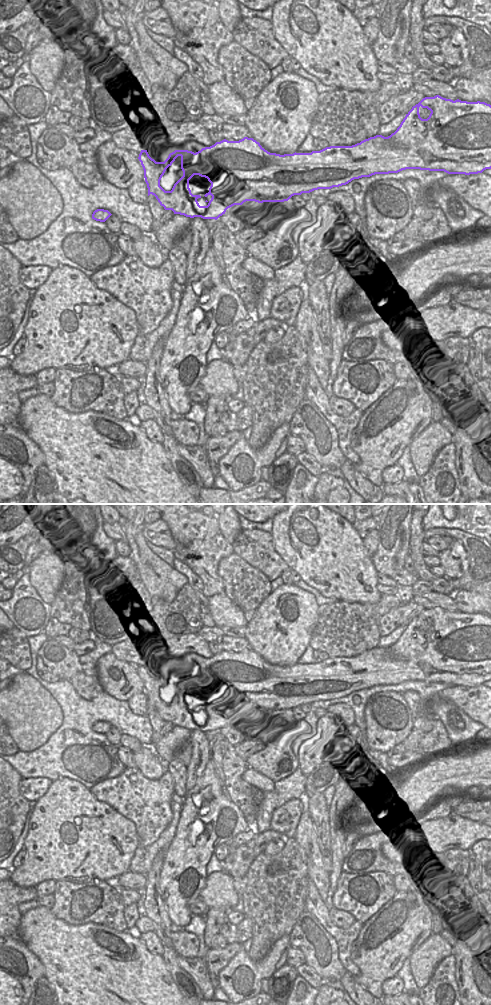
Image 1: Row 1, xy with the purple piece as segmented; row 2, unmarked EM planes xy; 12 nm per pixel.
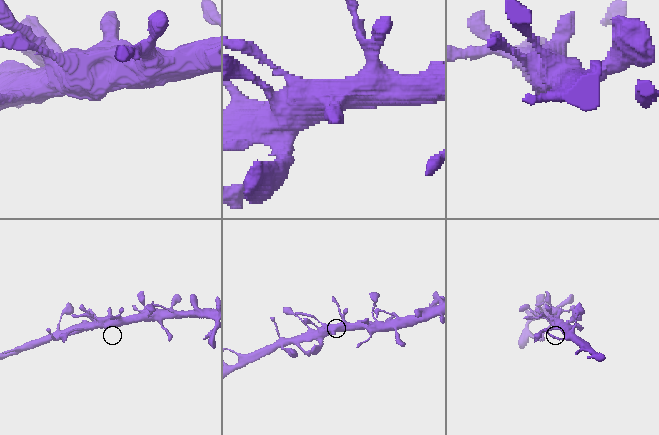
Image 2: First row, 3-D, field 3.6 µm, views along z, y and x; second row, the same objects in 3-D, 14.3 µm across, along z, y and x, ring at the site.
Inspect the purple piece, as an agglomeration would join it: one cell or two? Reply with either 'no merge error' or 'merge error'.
no merge error

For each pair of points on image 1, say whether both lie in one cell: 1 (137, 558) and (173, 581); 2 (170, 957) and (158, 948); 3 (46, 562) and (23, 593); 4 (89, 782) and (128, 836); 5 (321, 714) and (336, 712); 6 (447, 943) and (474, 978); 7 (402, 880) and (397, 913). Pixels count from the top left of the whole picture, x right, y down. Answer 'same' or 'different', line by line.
1: same
2: different
3: different
4: different
5: same
6: different
7: different

